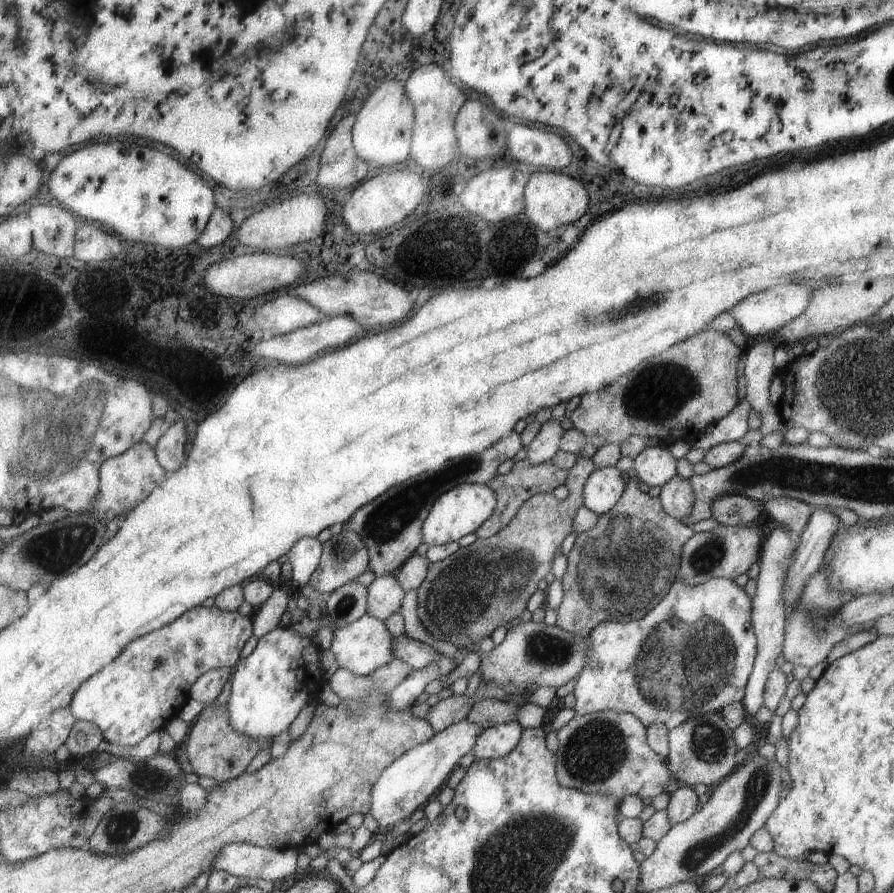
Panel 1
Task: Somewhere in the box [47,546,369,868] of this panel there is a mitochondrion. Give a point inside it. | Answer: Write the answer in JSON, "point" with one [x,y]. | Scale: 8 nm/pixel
{"point":[152,780]}

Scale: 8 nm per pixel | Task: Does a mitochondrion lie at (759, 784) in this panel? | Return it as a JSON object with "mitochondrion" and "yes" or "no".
{"mitochondrion":"yes"}

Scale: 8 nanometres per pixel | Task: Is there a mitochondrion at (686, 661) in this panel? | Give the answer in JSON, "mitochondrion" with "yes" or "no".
{"mitochondrion":"yes"}

